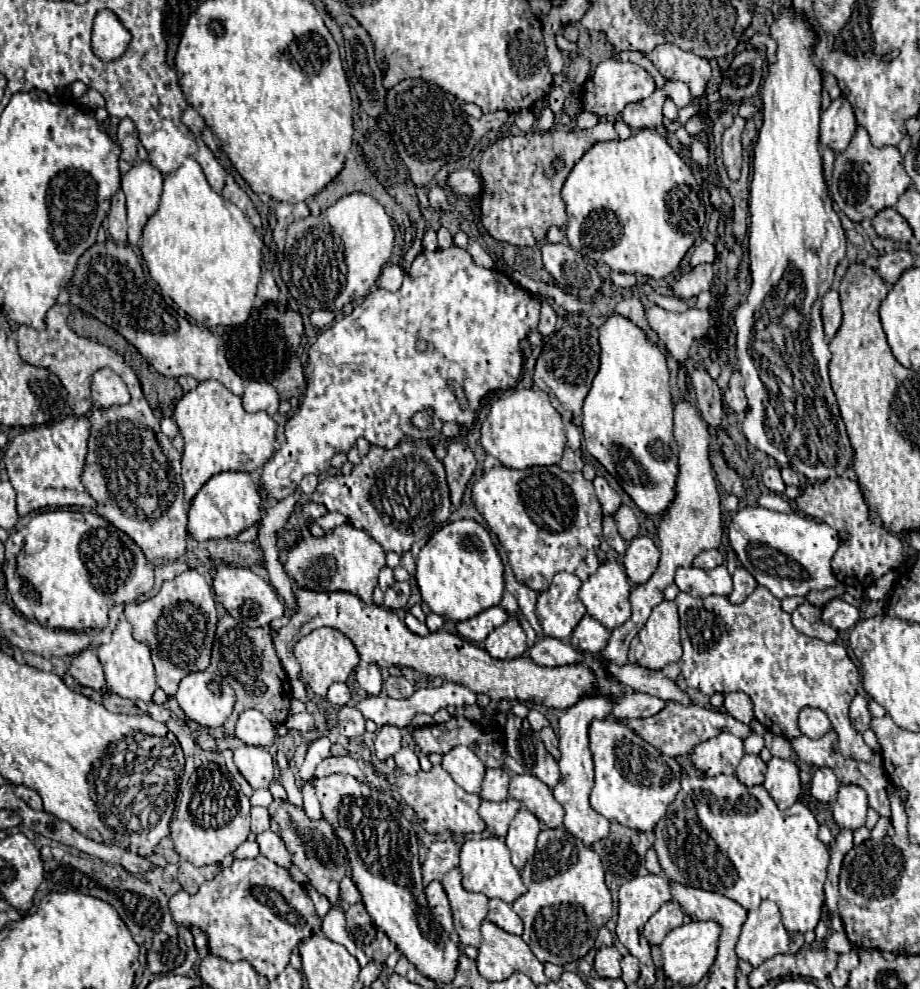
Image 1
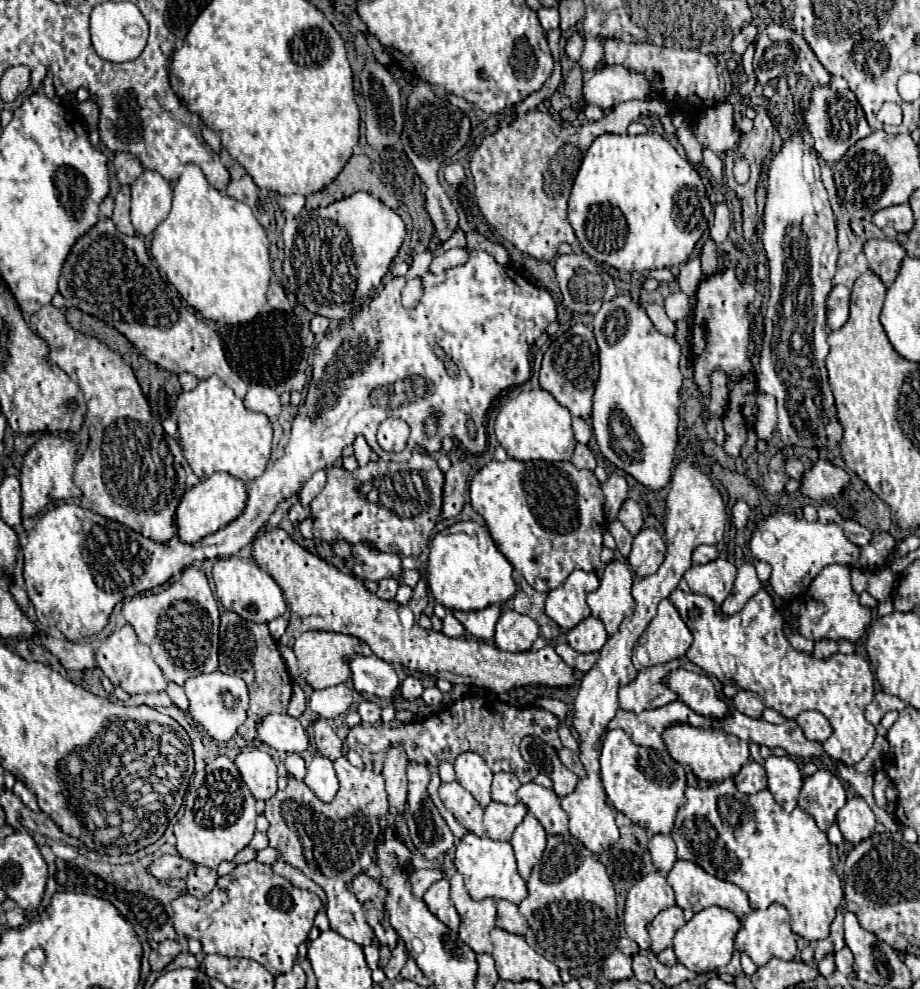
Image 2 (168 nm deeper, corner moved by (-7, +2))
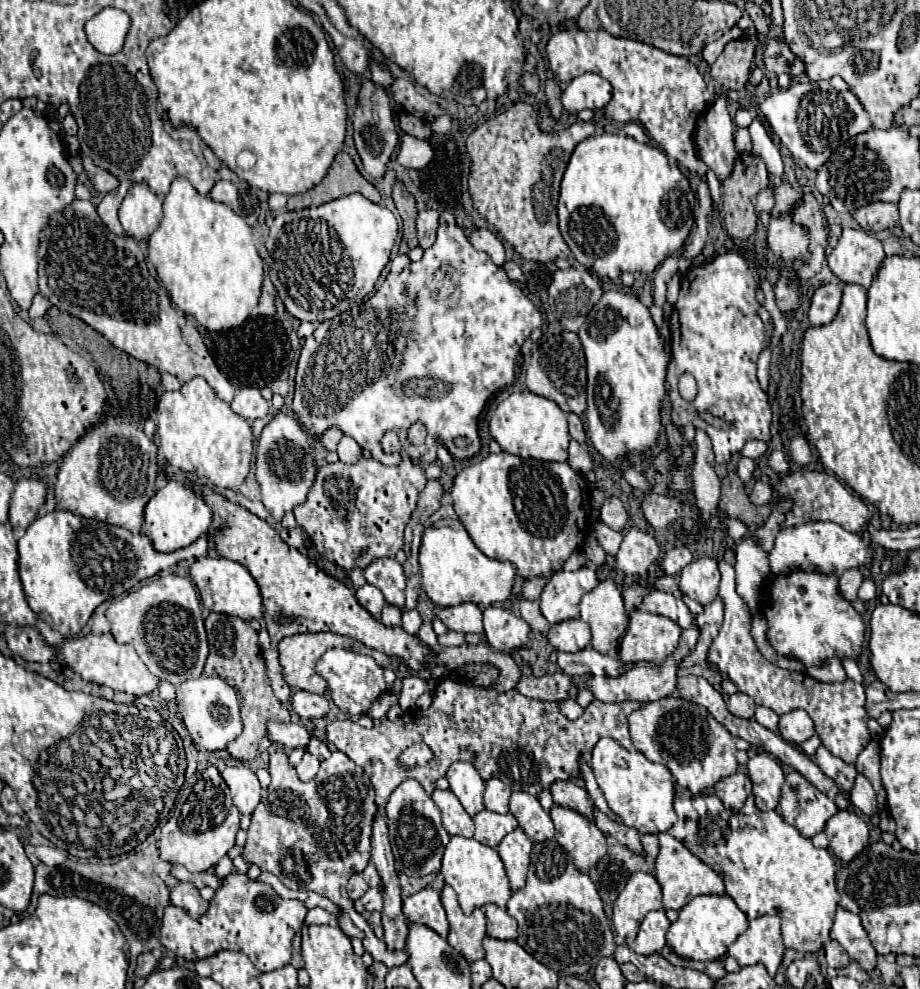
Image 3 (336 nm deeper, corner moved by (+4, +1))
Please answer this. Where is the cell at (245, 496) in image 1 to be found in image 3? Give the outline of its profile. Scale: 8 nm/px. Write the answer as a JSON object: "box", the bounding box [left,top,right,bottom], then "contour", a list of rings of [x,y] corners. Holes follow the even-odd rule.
{"box":[144,480,212,552],"contour":[[[168,480],[156,496],[146,504],[144,510],[144,532],[152,538],[152,544],[158,552],[174,552],[178,548],[190,546],[202,534],[208,532],[212,524],[212,510],[194,488],[184,482]]]}

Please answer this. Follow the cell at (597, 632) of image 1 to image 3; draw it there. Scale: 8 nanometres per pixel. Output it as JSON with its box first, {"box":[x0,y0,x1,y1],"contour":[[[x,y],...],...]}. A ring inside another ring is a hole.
{"box":[548,620,590,652],"contour":[[[564,620],[550,628],[548,642],[560,652],[578,652],[590,646],[590,626],[582,620]]]}

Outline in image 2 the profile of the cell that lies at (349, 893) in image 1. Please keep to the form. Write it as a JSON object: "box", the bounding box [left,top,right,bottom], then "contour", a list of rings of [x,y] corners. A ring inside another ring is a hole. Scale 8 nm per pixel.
{"box":[353,873,379,903],"contour":[[[359,873],[359,875],[353,879],[353,891],[355,891],[357,899],[359,899],[361,903],[365,903],[365,901],[377,897],[377,893],[379,893],[379,885],[377,885],[377,881],[371,879],[369,875]]]}

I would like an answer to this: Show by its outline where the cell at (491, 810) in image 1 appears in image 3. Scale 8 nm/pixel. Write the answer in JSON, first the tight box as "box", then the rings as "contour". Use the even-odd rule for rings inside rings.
{"box":[474,810,518,848],"contour":[[[482,810],[474,816],[474,838],[490,848],[496,848],[500,840],[512,832],[518,826],[518,820],[508,812],[508,814],[498,814],[492,810]]]}

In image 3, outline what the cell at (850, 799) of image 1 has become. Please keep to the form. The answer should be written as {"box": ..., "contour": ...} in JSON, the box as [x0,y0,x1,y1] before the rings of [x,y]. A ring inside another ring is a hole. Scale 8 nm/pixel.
{"box":[824,810,868,862],"contour":[[[838,810],[824,828],[830,850],[844,862],[850,862],[868,844],[868,824],[854,810]]]}

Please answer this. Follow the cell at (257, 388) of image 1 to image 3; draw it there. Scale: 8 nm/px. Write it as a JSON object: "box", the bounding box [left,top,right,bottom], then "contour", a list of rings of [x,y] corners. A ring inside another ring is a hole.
{"box":[232,388,268,420],"contour":[[[242,388],[238,390],[238,394],[232,400],[232,410],[240,416],[244,416],[246,420],[256,420],[256,418],[264,418],[268,414],[268,402],[262,398],[260,388]]]}

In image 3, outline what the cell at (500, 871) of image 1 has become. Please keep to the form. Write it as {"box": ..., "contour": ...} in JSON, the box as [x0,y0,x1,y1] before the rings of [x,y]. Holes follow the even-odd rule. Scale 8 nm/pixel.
{"box":[442,836,512,914],"contour":[[[452,836],[442,858],[442,876],[446,884],[450,884],[456,894],[458,902],[462,906],[464,914],[470,914],[474,908],[482,908],[484,904],[496,904],[500,908],[506,908],[506,902],[512,896],[508,878],[504,874],[504,864],[498,854],[498,850],[480,844],[474,838],[462,838],[462,836]]]}

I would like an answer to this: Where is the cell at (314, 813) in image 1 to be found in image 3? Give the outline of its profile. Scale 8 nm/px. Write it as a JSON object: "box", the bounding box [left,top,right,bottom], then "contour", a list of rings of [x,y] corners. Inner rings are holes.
{"box":[296,752,318,782],"contour":[[[310,752],[304,754],[302,762],[296,766],[296,772],[298,772],[298,778],[302,778],[304,782],[312,780],[316,774],[318,774],[318,758],[314,758]]]}

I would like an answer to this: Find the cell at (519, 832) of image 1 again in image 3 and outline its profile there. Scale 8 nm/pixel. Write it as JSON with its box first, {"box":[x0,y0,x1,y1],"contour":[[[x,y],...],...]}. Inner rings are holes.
{"box":[498,828,532,890],"contour":[[[516,828],[510,834],[506,834],[498,846],[498,854],[506,866],[506,876],[510,880],[512,890],[520,890],[526,884],[530,852],[532,852],[532,840],[526,836],[522,828]]]}

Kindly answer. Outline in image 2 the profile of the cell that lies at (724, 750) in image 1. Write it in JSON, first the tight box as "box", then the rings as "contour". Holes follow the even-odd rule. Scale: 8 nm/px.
{"box":[661,723,751,783],"contour":[[[675,723],[667,727],[661,735],[669,755],[681,763],[683,767],[689,767],[699,779],[711,781],[711,783],[721,783],[725,779],[731,779],[739,773],[739,769],[751,759],[749,755],[749,743],[741,741],[739,737],[723,731],[723,729],[701,729],[693,727],[689,723]]]}

